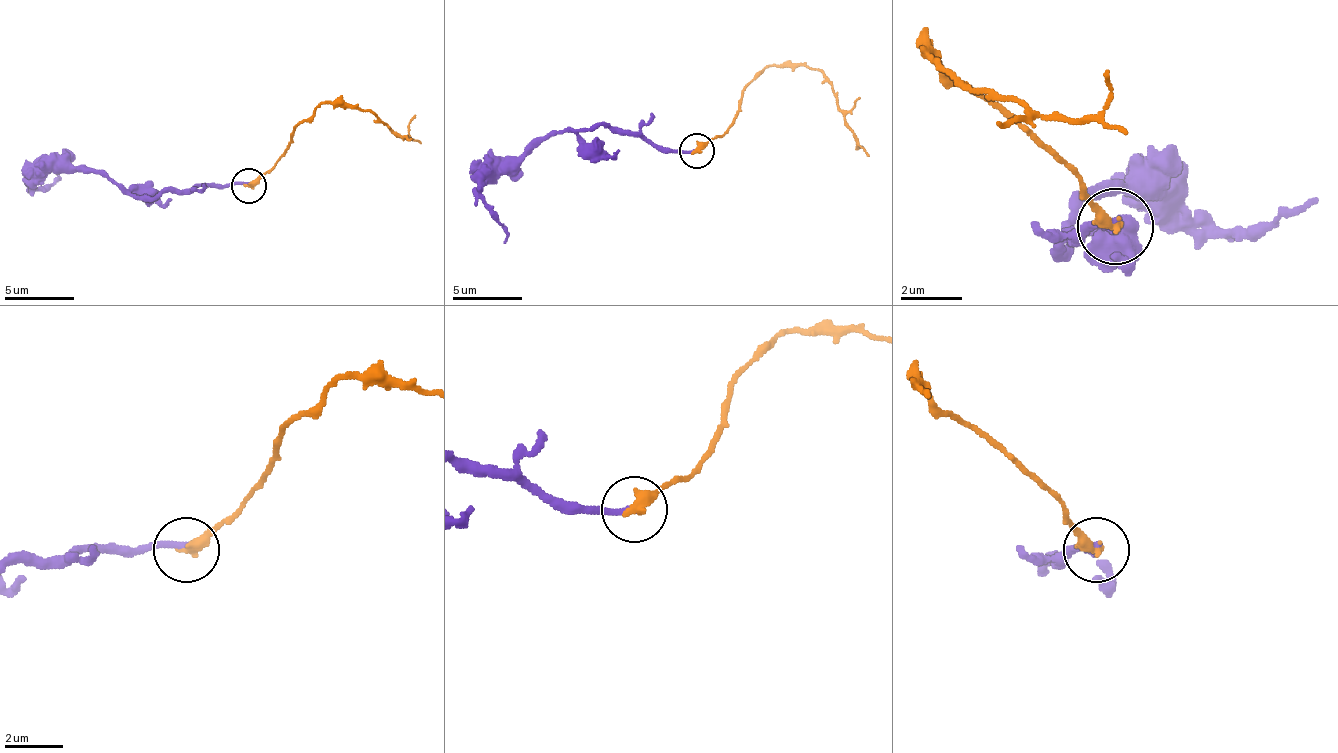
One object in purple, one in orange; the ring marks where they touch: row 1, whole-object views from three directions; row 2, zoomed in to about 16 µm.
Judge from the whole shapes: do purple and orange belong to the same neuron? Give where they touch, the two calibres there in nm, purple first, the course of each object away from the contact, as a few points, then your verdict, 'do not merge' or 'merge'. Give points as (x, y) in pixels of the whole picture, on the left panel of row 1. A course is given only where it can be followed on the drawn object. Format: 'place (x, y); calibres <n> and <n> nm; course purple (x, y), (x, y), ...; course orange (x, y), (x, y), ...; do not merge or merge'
place (248, 185); calibres 240 and 400 nm; course purple (247, 186), (164, 190), (154, 197), (122, 193), (94, 172), (46, 172), (35, 190), (60, 176), (56, 172); course orange (247, 186), (289, 148), (293, 131), (324, 103), (355, 103), (404, 138), (414, 113); do not merge

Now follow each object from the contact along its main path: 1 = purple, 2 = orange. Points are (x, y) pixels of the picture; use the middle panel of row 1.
1: (695, 152), (654, 148), (602, 124), (556, 131), (483, 186), (490, 218), (508, 235), (504, 242)
2: (695, 152), (737, 117), (741, 92), (772, 65), (803, 65), (824, 75), (855, 148), (862, 148)

